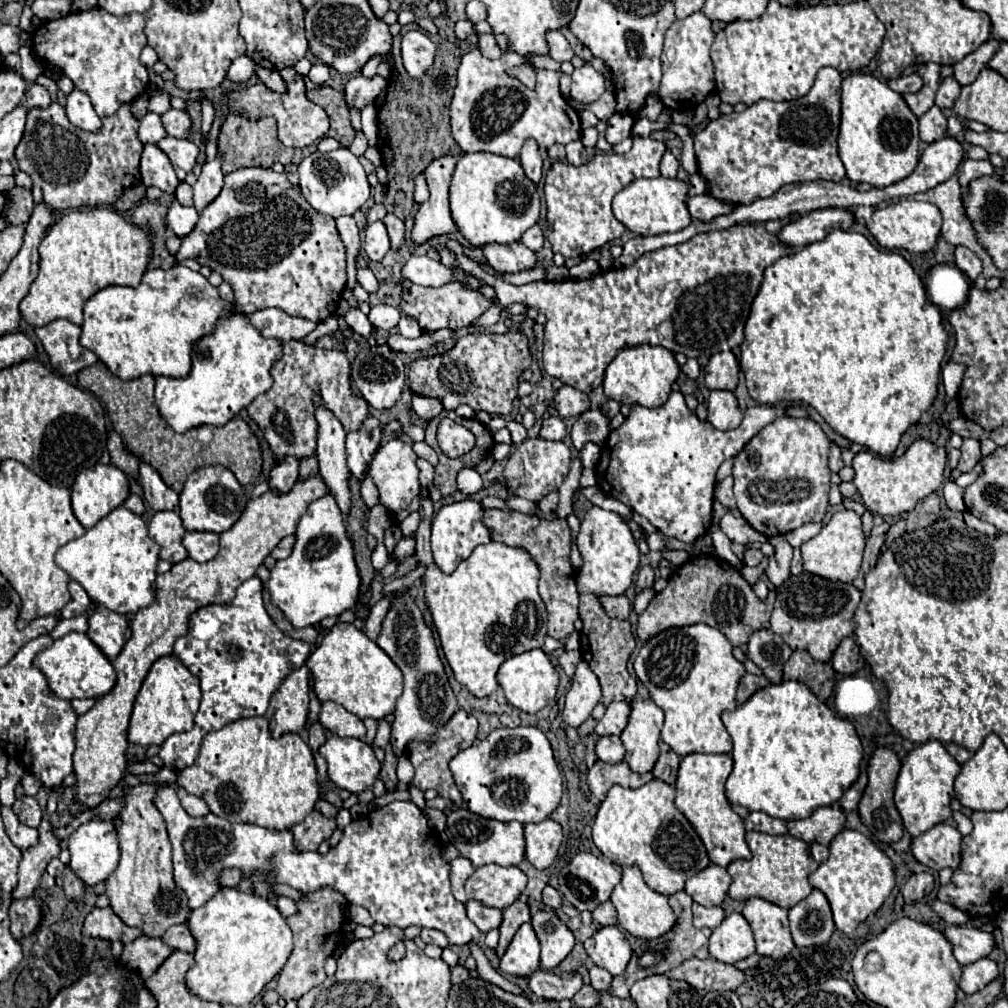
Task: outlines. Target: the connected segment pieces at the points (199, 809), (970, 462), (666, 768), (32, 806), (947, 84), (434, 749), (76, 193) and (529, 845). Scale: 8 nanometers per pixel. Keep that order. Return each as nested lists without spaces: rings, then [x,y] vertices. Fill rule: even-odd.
[[[178,788],[176,792],[178,792],[178,798],[180,798],[180,804],[184,806],[184,810],[186,810],[188,814],[192,814],[192,816],[204,816],[204,814],[210,812],[208,806],[206,806],[200,798],[186,794],[184,788]]]
[[[964,440],[962,442],[962,448],[960,448],[962,456],[960,456],[960,462],[958,462],[958,470],[960,472],[972,472],[974,466],[980,462],[982,454],[980,454],[980,442],[978,440]]]
[[[660,742],[660,758],[658,758],[656,766],[652,768],[652,776],[660,782],[674,786],[678,764],[680,764],[680,756],[676,752],[672,752],[664,742]]]
[[[32,796],[16,798],[16,802],[12,804],[12,810],[18,816],[18,820],[28,828],[38,828],[42,822],[42,810]]]
[[[948,76],[948,78],[940,84],[940,88],[938,88],[938,92],[936,92],[936,106],[938,106],[938,108],[952,108],[954,102],[956,102],[956,98],[958,98],[958,94],[960,94],[958,82],[956,82],[952,76]]]
[[[458,710],[444,726],[440,726],[440,730],[436,730],[436,738],[434,740],[426,740],[426,742],[410,742],[406,746],[406,754],[410,758],[410,762],[414,764],[416,776],[412,780],[412,784],[420,790],[428,790],[434,788],[438,792],[438,796],[448,798],[454,806],[462,806],[462,796],[452,780],[452,774],[448,770],[448,762],[462,750],[466,750],[468,746],[472,746],[472,742],[476,740],[476,732],[478,732],[478,720],[474,718],[474,714],[466,712],[466,710]]]
[[[52,102],[48,108],[32,108],[28,110],[26,130],[16,148],[16,160],[20,162],[20,170],[24,170],[34,186],[42,188],[46,206],[54,210],[80,208],[80,206],[98,206],[98,204],[114,204],[120,194],[140,182],[140,154],[144,144],[140,142],[136,130],[140,120],[132,114],[130,104],[124,104],[114,116],[102,120],[102,128],[98,132],[86,132],[72,126],[66,118],[64,108],[58,102]]]
[[[546,818],[538,824],[524,824],[524,836],[526,836],[526,860],[538,870],[544,870],[552,864],[564,838],[562,826],[552,818]]]

